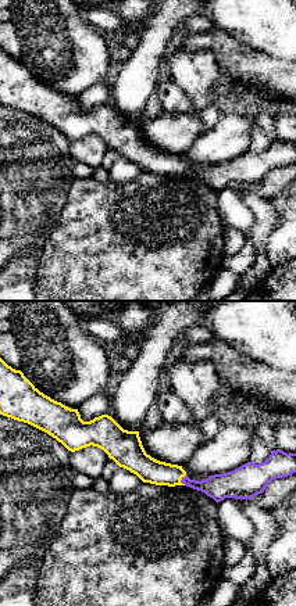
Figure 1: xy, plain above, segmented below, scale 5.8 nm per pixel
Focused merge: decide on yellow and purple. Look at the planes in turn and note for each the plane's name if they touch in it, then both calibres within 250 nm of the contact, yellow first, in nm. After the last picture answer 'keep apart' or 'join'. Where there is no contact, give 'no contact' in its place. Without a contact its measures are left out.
contact in xy; calibres 150 and 150 nm

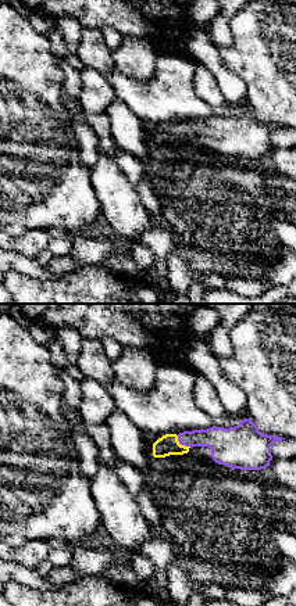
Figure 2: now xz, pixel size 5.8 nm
contact in xz; calibres 120 and 160 nm

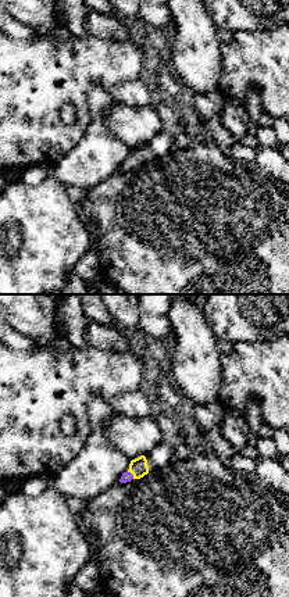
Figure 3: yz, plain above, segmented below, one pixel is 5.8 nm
contact in yz; calibres 110 and 60 nm

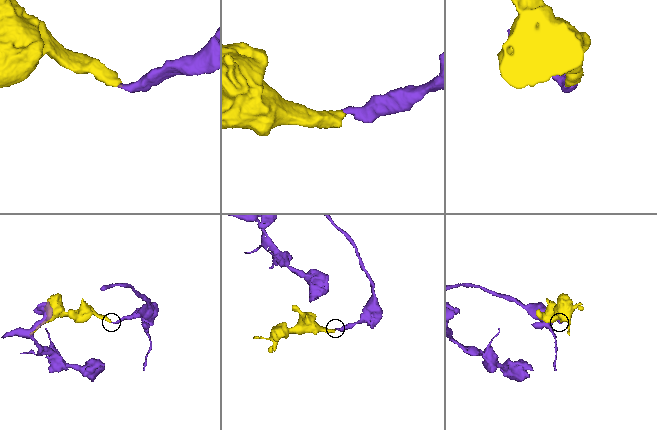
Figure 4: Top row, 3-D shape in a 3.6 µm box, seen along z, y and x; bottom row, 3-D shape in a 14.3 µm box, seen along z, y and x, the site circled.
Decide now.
join

